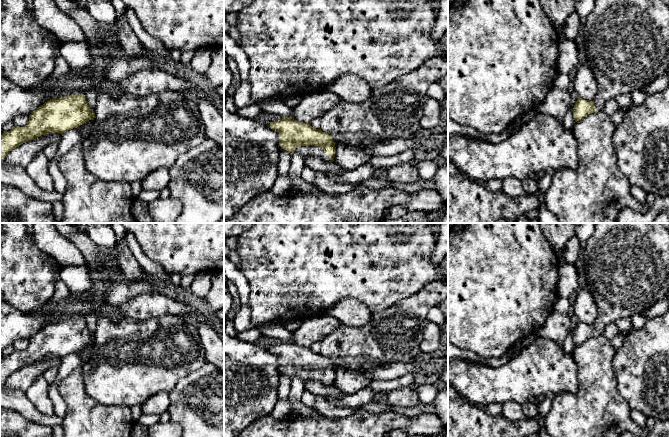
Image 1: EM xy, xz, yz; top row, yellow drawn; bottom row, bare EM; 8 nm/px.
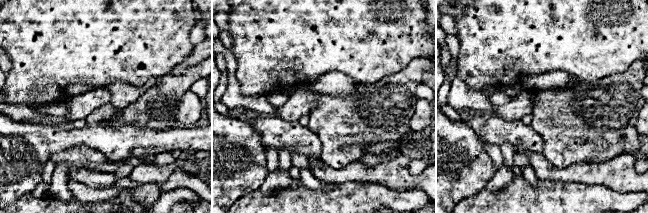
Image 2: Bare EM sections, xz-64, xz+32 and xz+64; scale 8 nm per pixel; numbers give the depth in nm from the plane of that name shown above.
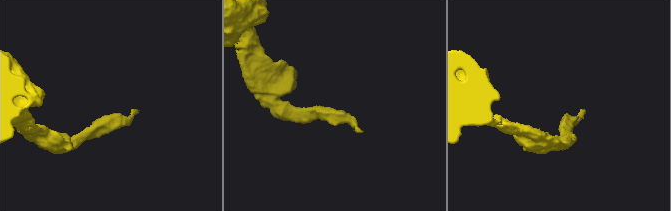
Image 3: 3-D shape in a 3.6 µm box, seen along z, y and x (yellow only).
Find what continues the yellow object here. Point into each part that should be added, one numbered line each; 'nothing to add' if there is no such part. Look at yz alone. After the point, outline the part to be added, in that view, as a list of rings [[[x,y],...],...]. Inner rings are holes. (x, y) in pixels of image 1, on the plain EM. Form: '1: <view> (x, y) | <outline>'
1: yz (626, 265) | [[[595,223],[592,236],[585,242],[584,269],[586,288],[591,292],[597,305],[598,316],[593,326],[596,336],[603,335],[605,327],[623,317],[631,317],[635,314],[643,314],[654,304],[666,298],[669,290],[669,231],[662,223]]]

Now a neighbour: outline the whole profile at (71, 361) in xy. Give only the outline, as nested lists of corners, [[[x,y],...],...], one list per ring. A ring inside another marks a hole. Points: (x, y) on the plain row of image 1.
[[[73,352],[64,356],[58,368],[58,374],[54,382],[49,385],[49,397],[52,400],[54,412],[61,418],[64,418],[66,415],[67,404],[59,393],[58,386],[65,377],[67,377],[75,368],[81,364],[81,362],[82,359],[78,352]]]

